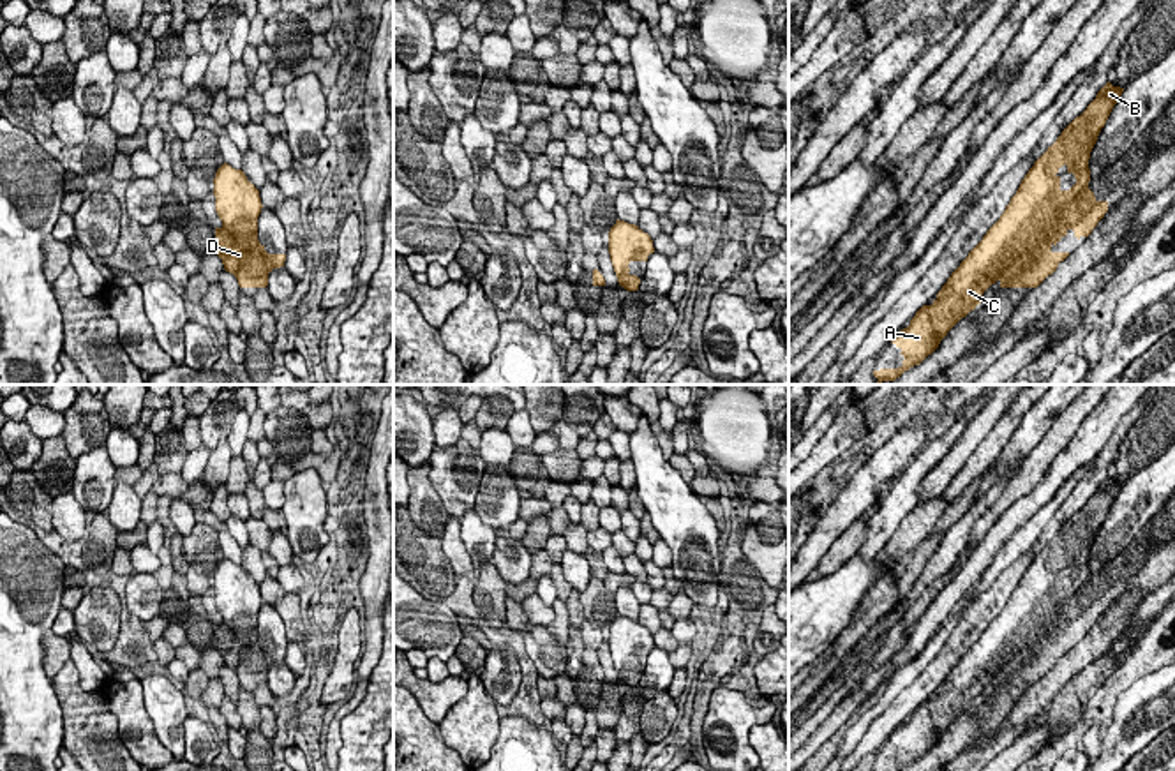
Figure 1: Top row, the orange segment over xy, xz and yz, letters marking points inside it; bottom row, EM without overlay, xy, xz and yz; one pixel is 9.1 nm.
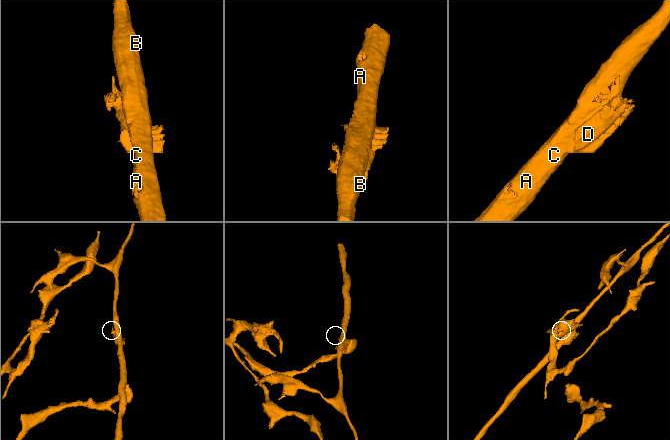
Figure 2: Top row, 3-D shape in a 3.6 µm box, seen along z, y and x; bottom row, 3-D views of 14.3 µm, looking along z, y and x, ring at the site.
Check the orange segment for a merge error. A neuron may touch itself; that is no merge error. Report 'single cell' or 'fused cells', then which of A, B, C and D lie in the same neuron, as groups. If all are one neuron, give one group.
single cell | A B C D

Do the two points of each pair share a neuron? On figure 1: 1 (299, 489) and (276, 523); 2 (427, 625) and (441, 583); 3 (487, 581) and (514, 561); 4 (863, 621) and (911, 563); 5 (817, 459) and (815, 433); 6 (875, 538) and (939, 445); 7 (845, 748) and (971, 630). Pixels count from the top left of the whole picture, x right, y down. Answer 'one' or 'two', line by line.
1: two
2: two
3: two
4: one
5: two
6: one
7: two

